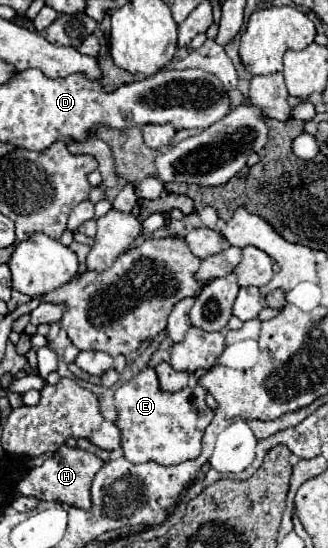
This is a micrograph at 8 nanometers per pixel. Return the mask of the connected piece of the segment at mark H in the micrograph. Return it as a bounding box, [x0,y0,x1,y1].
[18,445,102,511]

